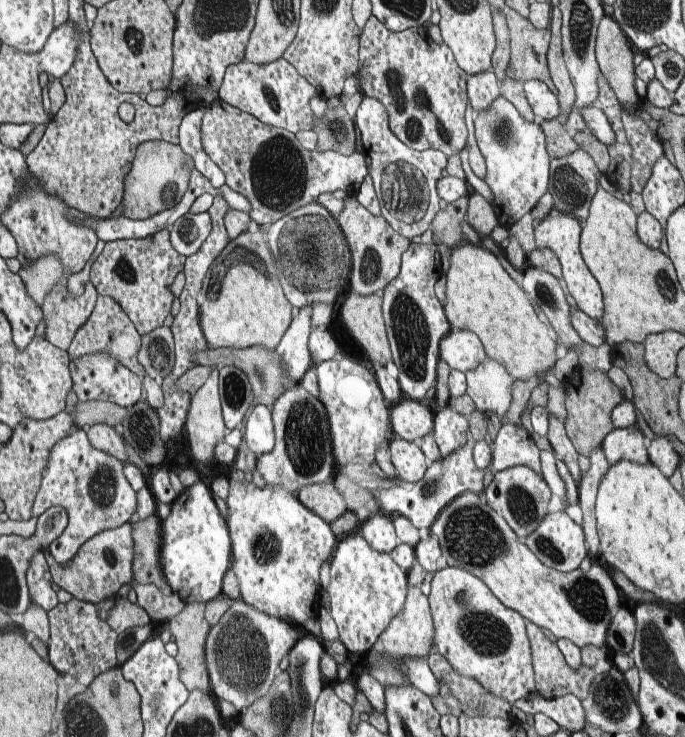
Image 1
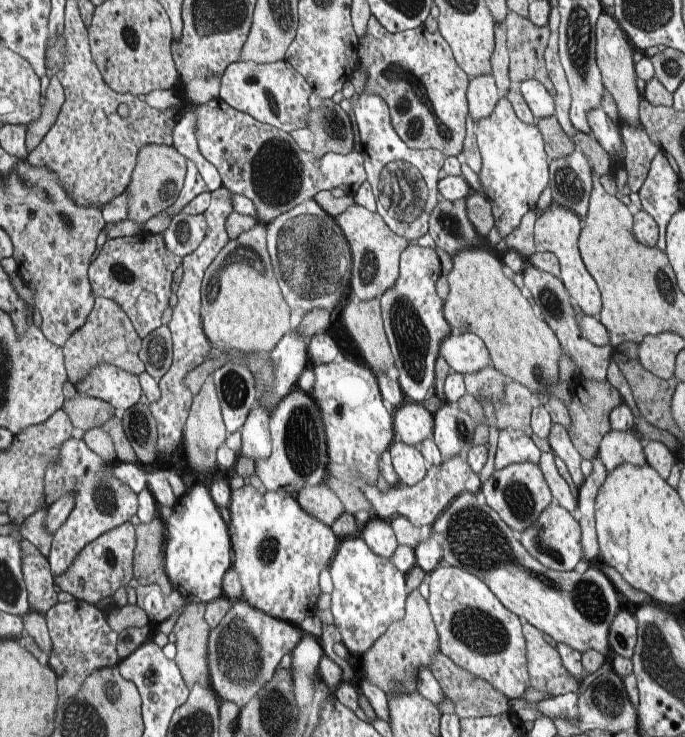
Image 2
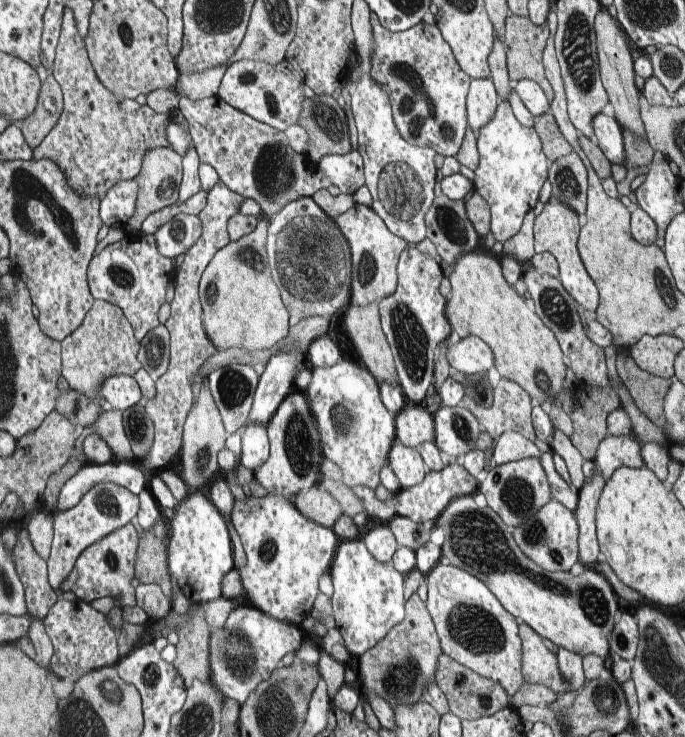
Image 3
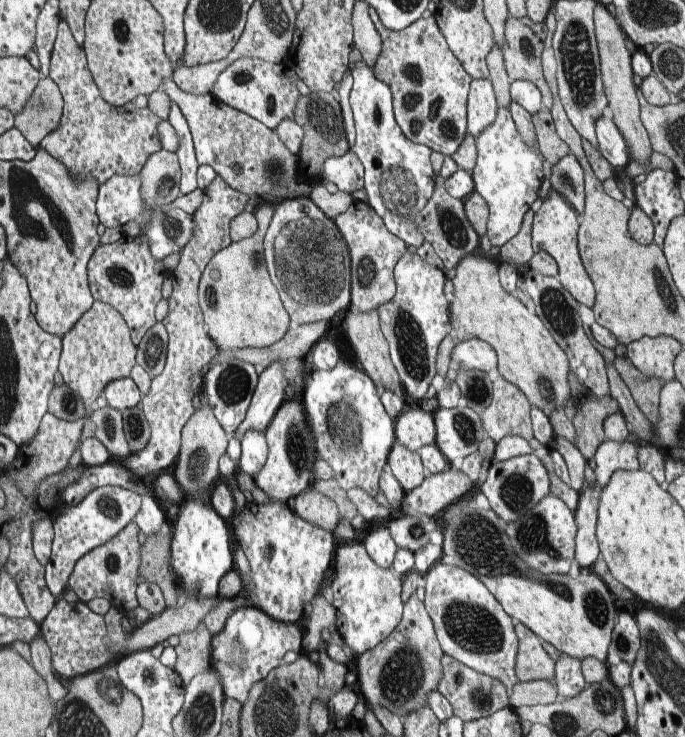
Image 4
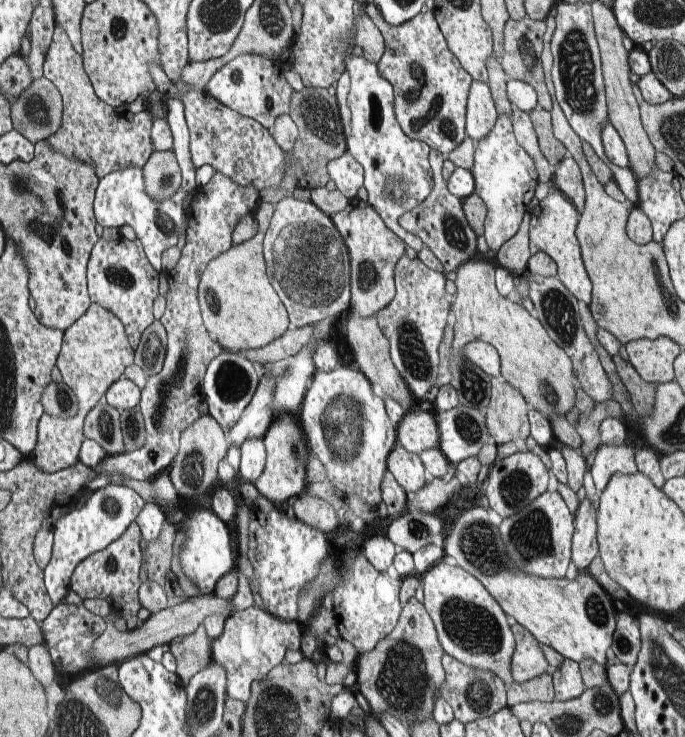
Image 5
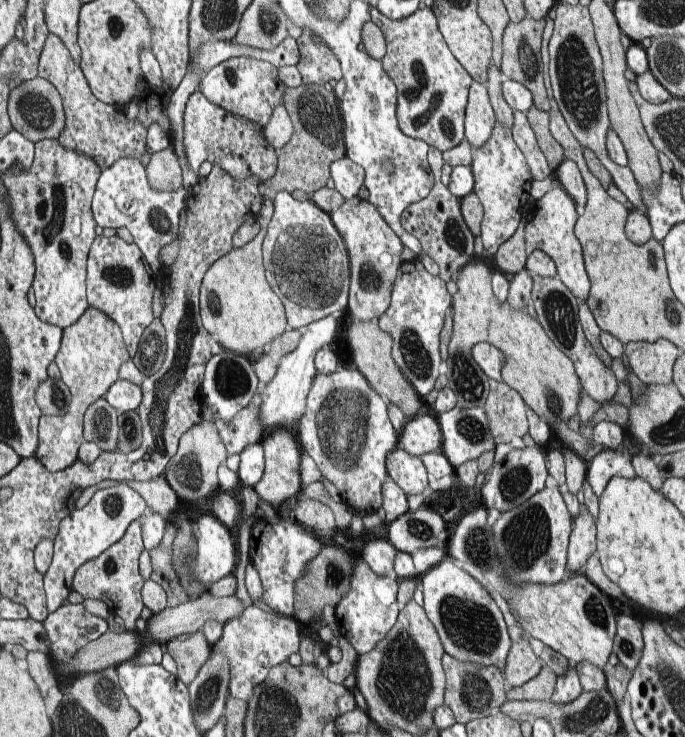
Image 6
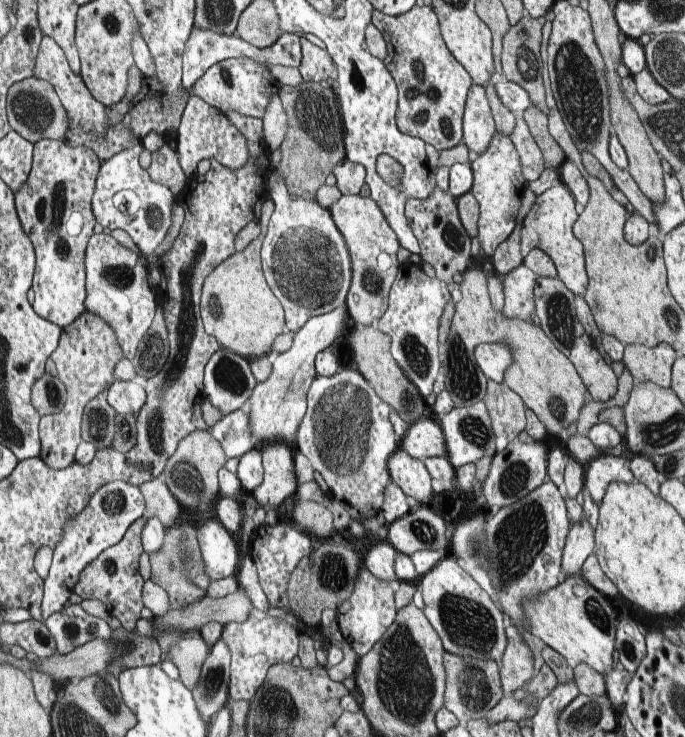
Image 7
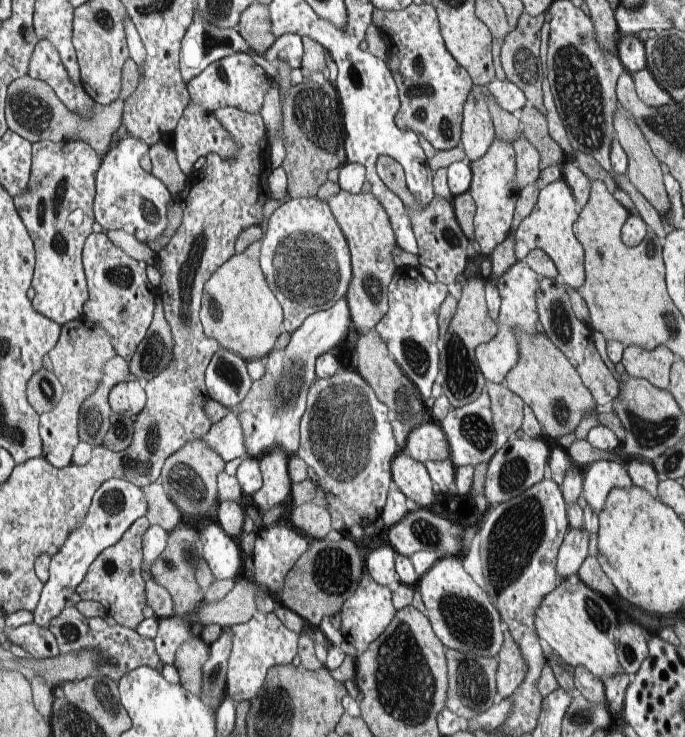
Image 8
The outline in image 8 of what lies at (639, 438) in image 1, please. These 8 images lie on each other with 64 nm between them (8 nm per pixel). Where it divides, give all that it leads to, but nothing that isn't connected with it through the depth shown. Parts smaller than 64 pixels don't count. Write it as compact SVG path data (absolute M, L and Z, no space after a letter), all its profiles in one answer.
M619 458L602 459L586 468L584 479L584 500L599 515L612 488L630 488L632 478L627 465Z

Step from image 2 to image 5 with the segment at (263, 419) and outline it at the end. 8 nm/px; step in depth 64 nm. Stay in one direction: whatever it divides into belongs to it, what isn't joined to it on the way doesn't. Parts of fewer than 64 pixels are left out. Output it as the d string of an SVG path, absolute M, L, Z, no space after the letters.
M248 438L242 442L238 468L242 480L255 483L265 470L267 452L263 438Z

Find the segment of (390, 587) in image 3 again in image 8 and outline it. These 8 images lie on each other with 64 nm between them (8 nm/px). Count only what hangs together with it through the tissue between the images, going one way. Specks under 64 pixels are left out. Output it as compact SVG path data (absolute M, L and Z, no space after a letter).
M367 571L362 574L356 592L344 602L338 612L340 617L340 629L346 642L356 648L357 654L364 654L364 651L377 640L378 636L388 628L393 621L394 606L392 606L392 594L386 586L378 584Z

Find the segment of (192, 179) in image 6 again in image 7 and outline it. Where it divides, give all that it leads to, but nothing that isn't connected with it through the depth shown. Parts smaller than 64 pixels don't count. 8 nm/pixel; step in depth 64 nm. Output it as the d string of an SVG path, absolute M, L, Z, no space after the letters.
M193 27L189 36L189 41L186 42L185 52L185 70L184 76L181 78L182 96L186 96L186 100L194 88L194 84L200 80L201 76L206 74L213 64L218 64L229 58L246 57L254 59L254 62L264 64L281 64L282 66L293 66L298 68L302 60L302 49L300 44L300 36L296 33L282 33L281 37L268 48L258 49L245 40L240 40L236 33L228 36L226 33L212 32L212 30L202 30L202 28Z

